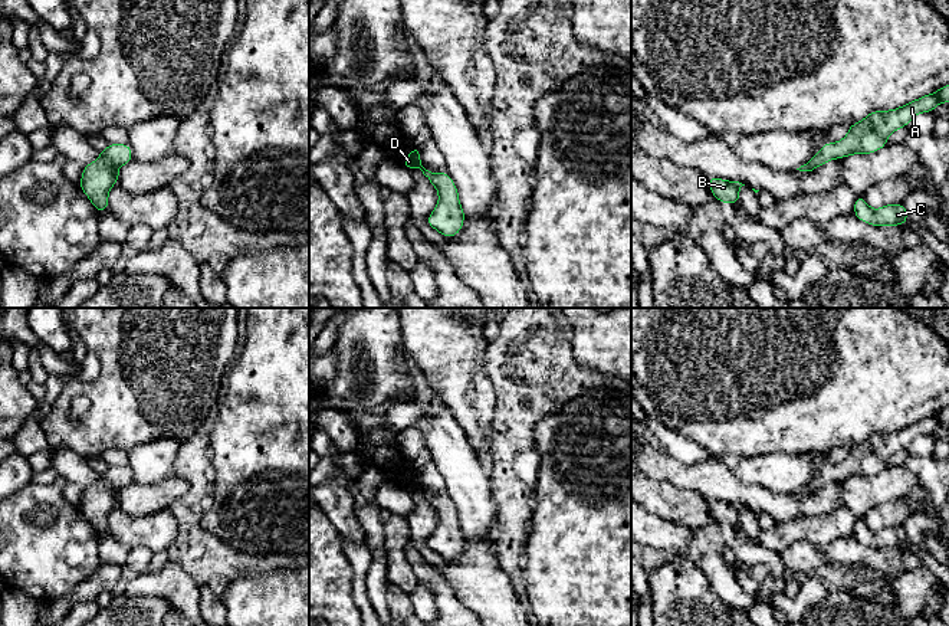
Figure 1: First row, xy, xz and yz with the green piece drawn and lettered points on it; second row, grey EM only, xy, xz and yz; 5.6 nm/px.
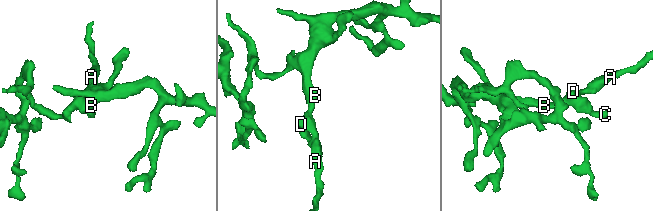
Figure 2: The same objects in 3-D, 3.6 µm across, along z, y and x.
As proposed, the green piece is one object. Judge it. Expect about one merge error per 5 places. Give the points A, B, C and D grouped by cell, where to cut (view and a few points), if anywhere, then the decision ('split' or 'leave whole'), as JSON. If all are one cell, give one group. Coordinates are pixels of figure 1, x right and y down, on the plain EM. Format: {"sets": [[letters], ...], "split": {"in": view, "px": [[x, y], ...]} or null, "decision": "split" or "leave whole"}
{"sets": [["A", "B", "C", "D"]], "split": null, "decision": "leave whole"}

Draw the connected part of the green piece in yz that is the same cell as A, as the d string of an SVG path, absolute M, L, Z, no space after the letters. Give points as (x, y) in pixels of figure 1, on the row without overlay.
M949 407L897 432L873 433L860 445L850 448L845 461L837 465L827 465L810 484L797 492L812 494L834 481L876 475L887 468L887 461L891 455L904 450L917 436L932 435L940 425L949 425Z

